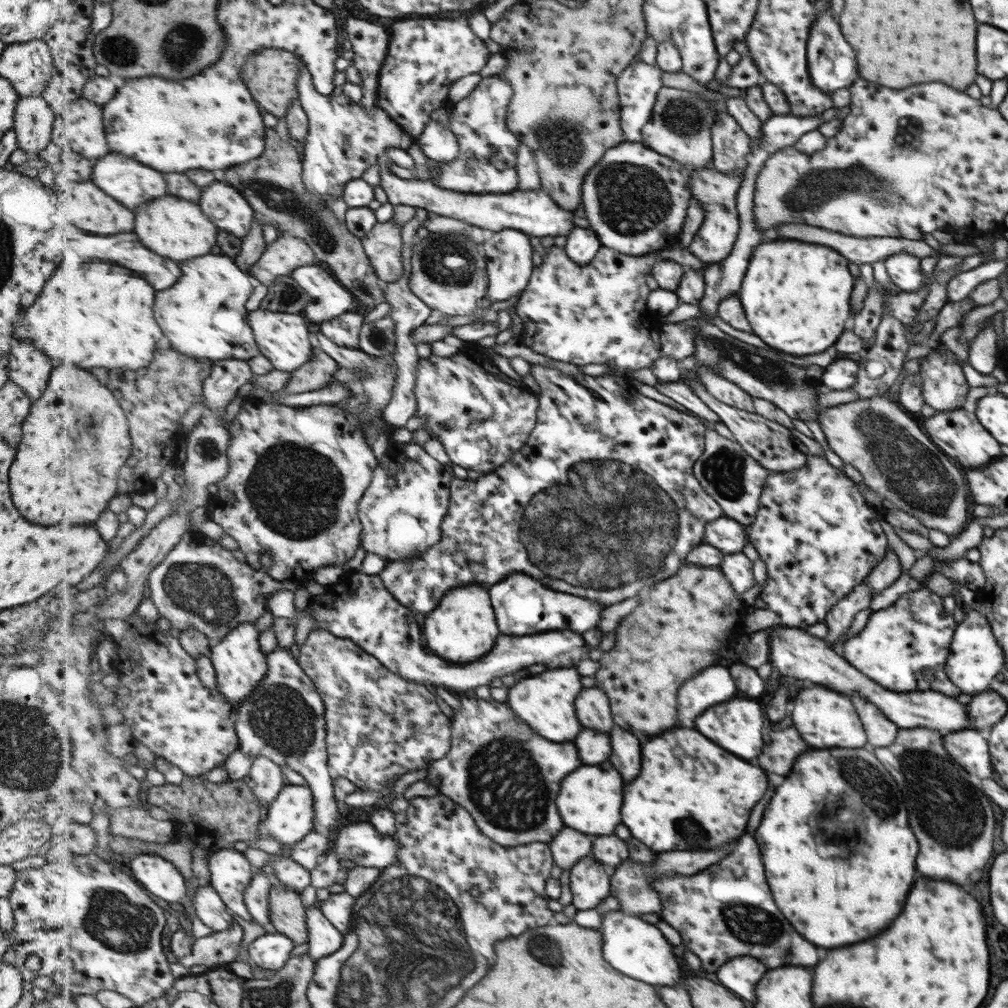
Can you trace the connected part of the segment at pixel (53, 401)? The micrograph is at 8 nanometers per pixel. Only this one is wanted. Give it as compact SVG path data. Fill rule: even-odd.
M77 365L53 366L50 371L45 391L41 393L39 398L32 401L29 412L21 423L20 439L16 444L16 453L8 470L9 494L11 494L11 500L13 500L15 508L19 510L19 514L25 520L35 520L33 524L43 524L43 526L53 526L53 524L87 524L87 522L94 524L101 518L103 511L107 510L111 498L118 495L120 470L129 460L129 457L132 456L133 443L131 434L129 434L128 415L122 409L120 399L117 400L113 391L105 384L101 384L95 374L91 374L91 372L83 370Z

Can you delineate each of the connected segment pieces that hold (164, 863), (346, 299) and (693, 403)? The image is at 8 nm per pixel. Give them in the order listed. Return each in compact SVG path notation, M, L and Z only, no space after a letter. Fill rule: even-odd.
M164 853L141 854L129 861L129 870L145 889L167 903L187 896L186 878Z
M303 266L292 278L307 291L310 304L303 315L312 325L333 320L356 309L357 298L342 283L321 266Z
M657 380L654 387L658 392L668 396L679 404L683 405L690 412L699 415L703 420L709 423L722 422L722 418L708 404L705 404L697 393L689 388L682 381L678 382L662 382Z

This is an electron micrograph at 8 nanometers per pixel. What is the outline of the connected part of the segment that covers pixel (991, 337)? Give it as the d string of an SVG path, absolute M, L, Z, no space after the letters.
M987 318L988 324L970 340L968 344L967 362L969 366L981 375L990 375L997 365L997 348L995 345L995 330L992 327L992 318Z

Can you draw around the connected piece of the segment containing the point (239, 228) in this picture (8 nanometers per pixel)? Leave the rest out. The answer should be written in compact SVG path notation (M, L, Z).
M221 180L203 188L201 208L220 229L241 240L248 237L256 218L256 211L248 198L229 182Z

